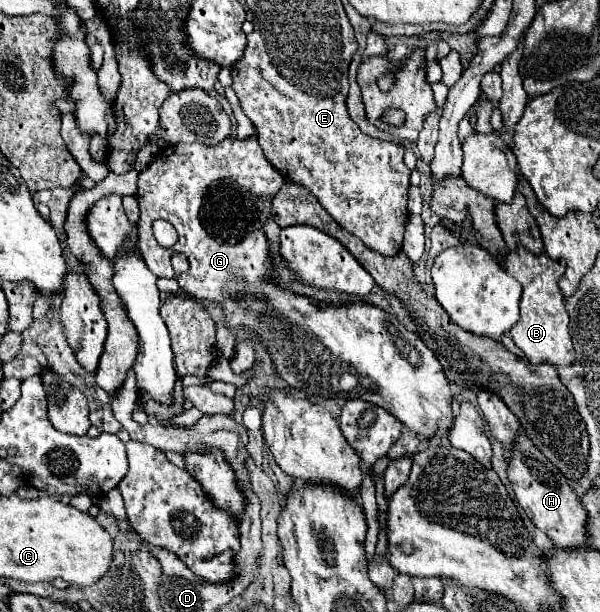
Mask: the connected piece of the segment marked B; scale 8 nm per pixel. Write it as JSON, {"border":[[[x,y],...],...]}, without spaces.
{"border":[[[522,244],[504,256],[498,256],[506,272],[522,284],[520,298],[520,320],[510,330],[516,346],[526,354],[530,364],[552,364],[570,366],[574,362],[574,346],[568,334],[568,312],[564,308],[564,296],[558,282],[566,270],[563,259],[552,260],[546,254],[532,254]]]}

